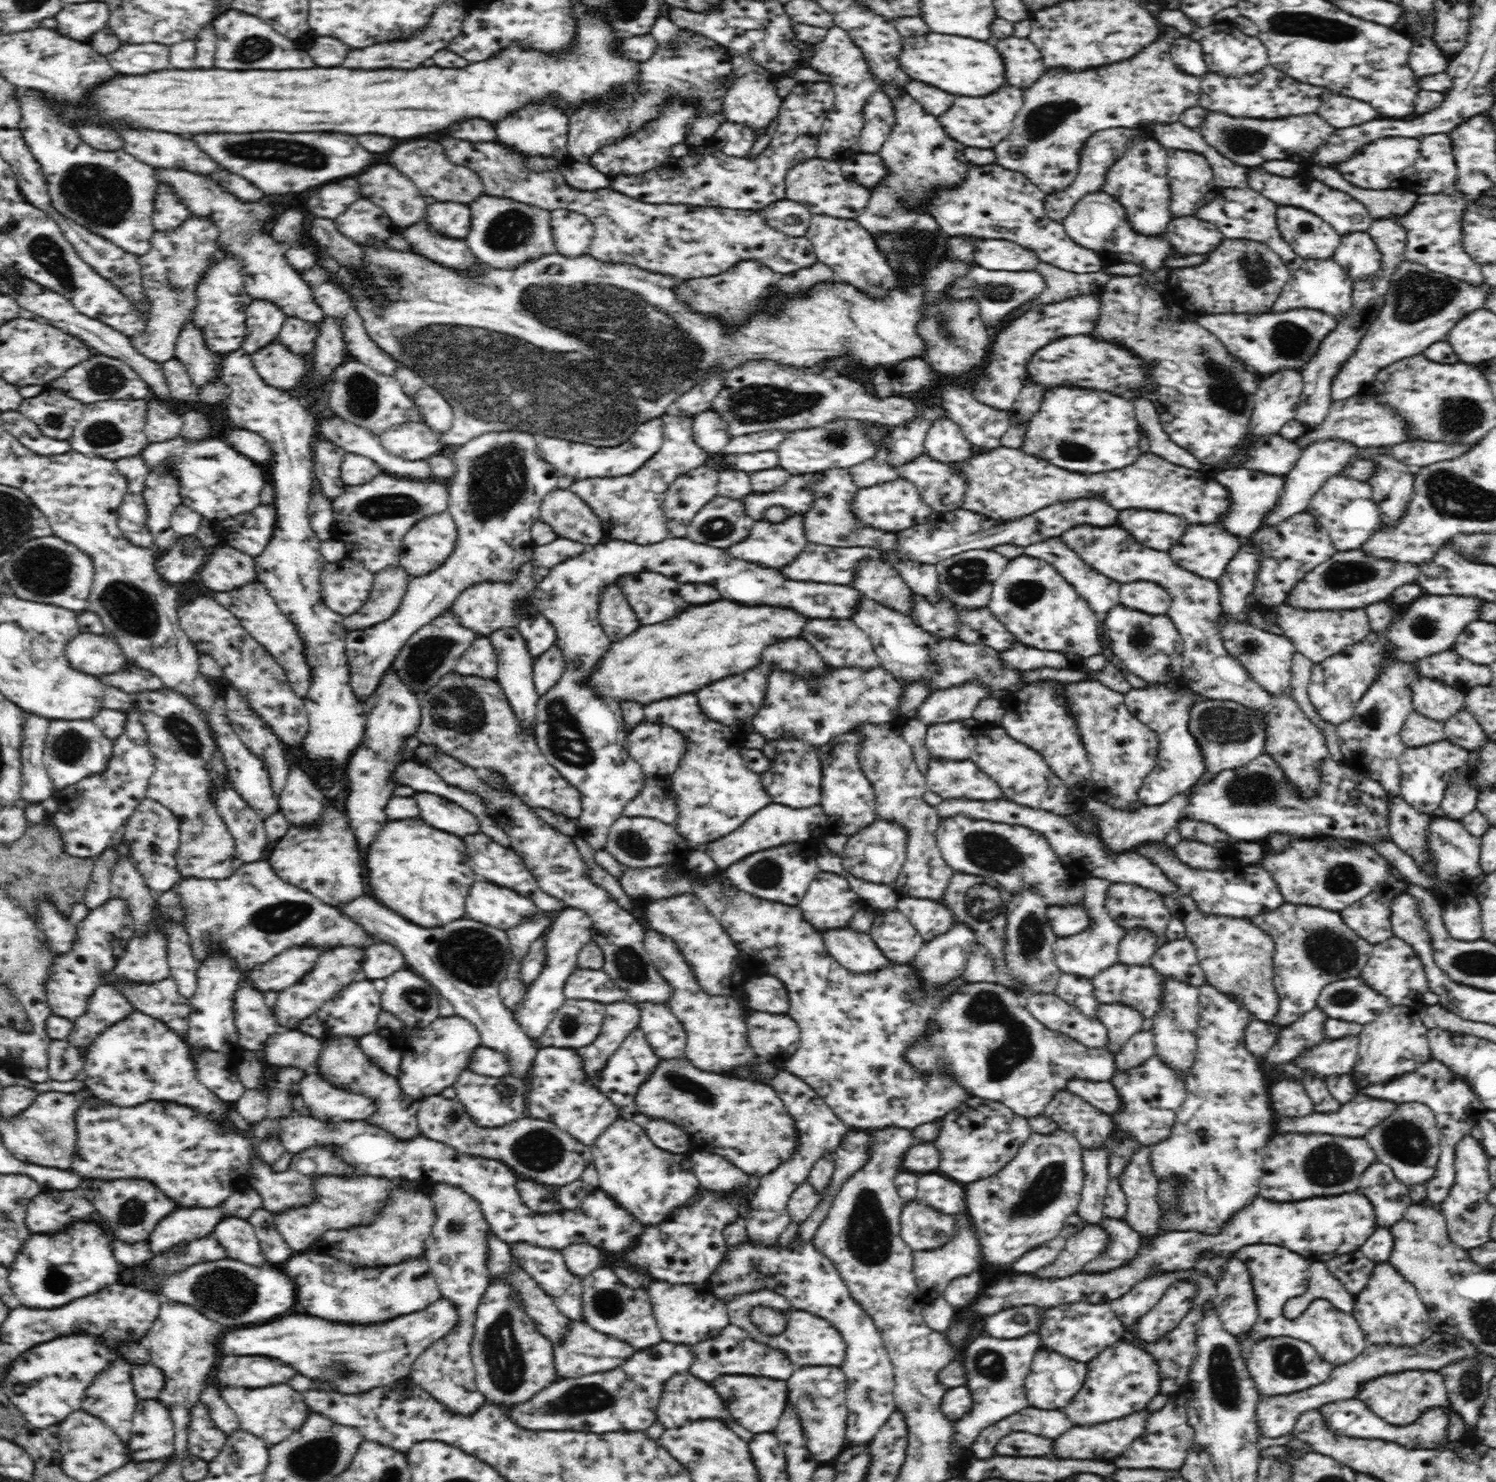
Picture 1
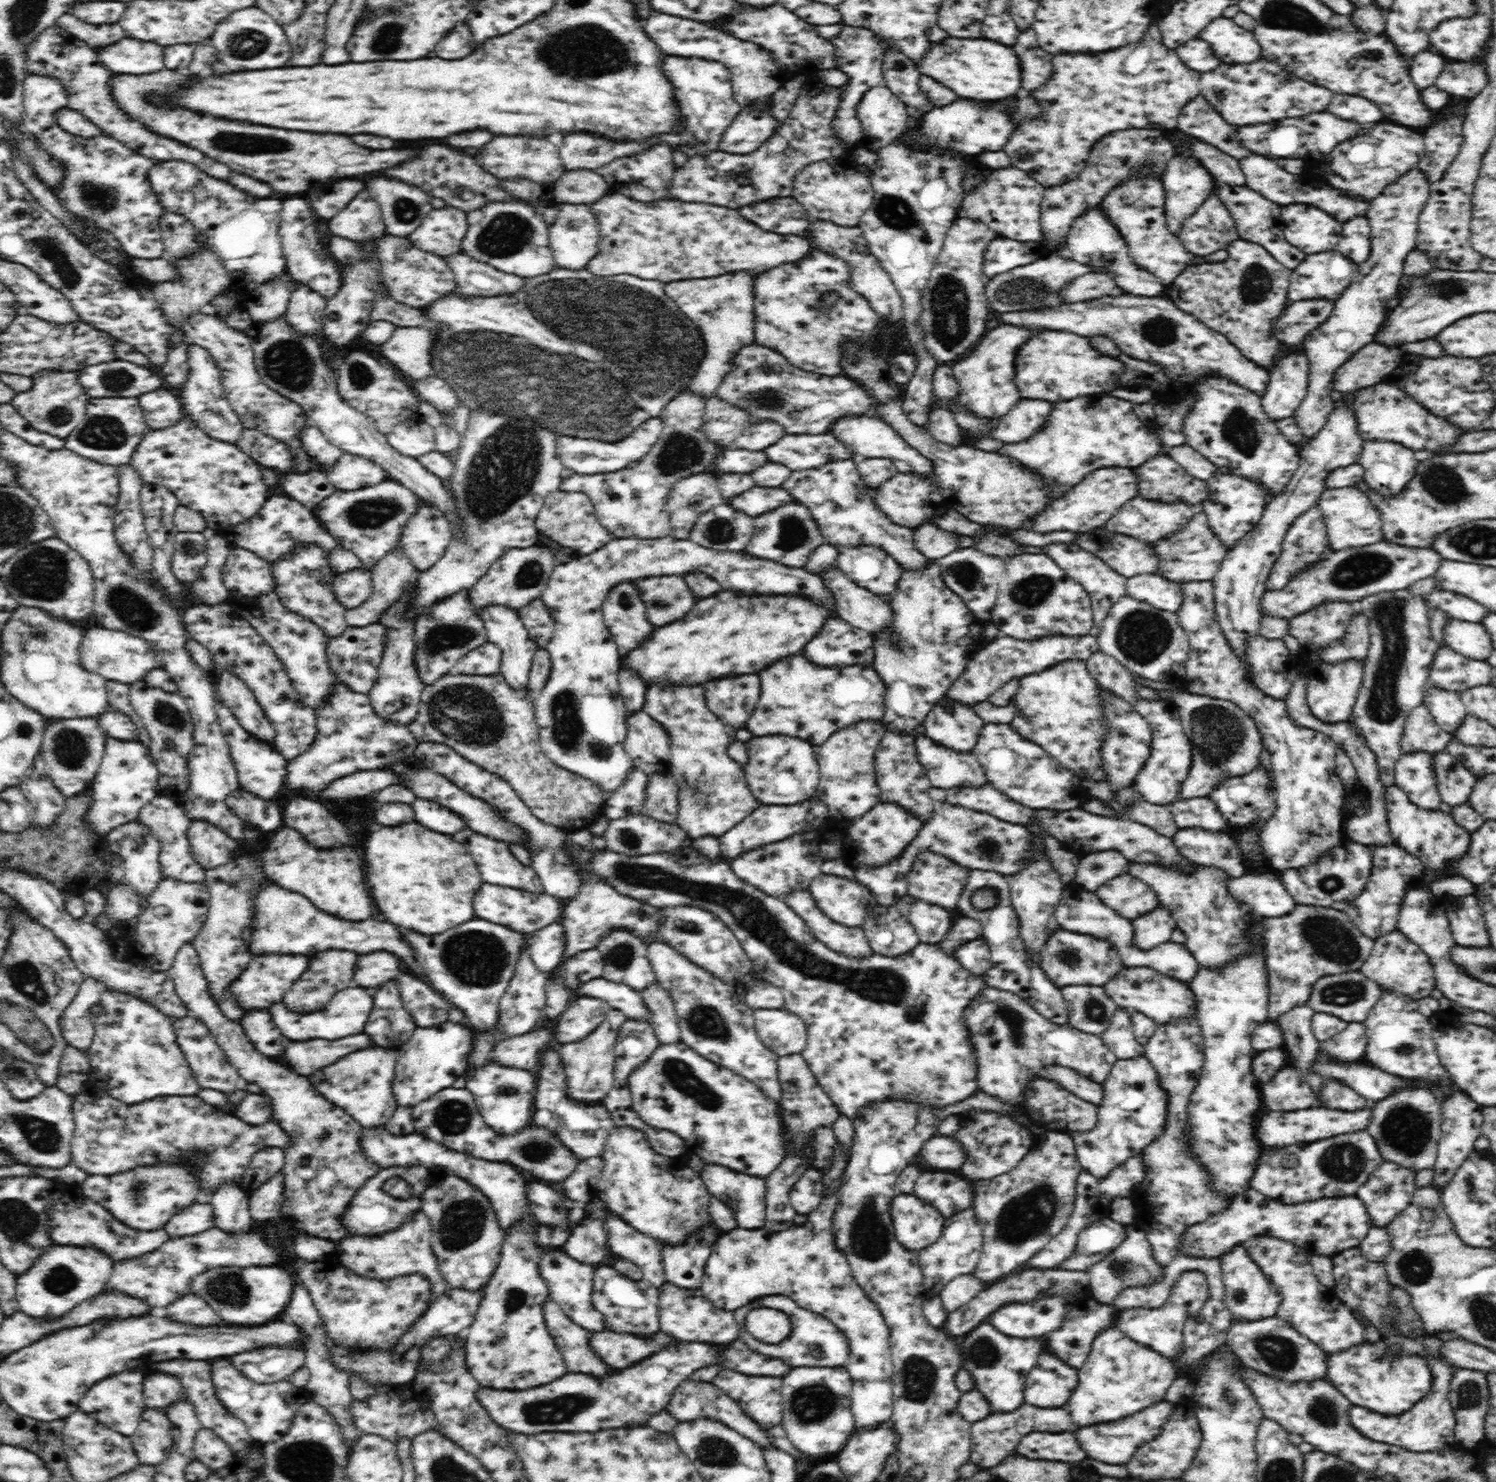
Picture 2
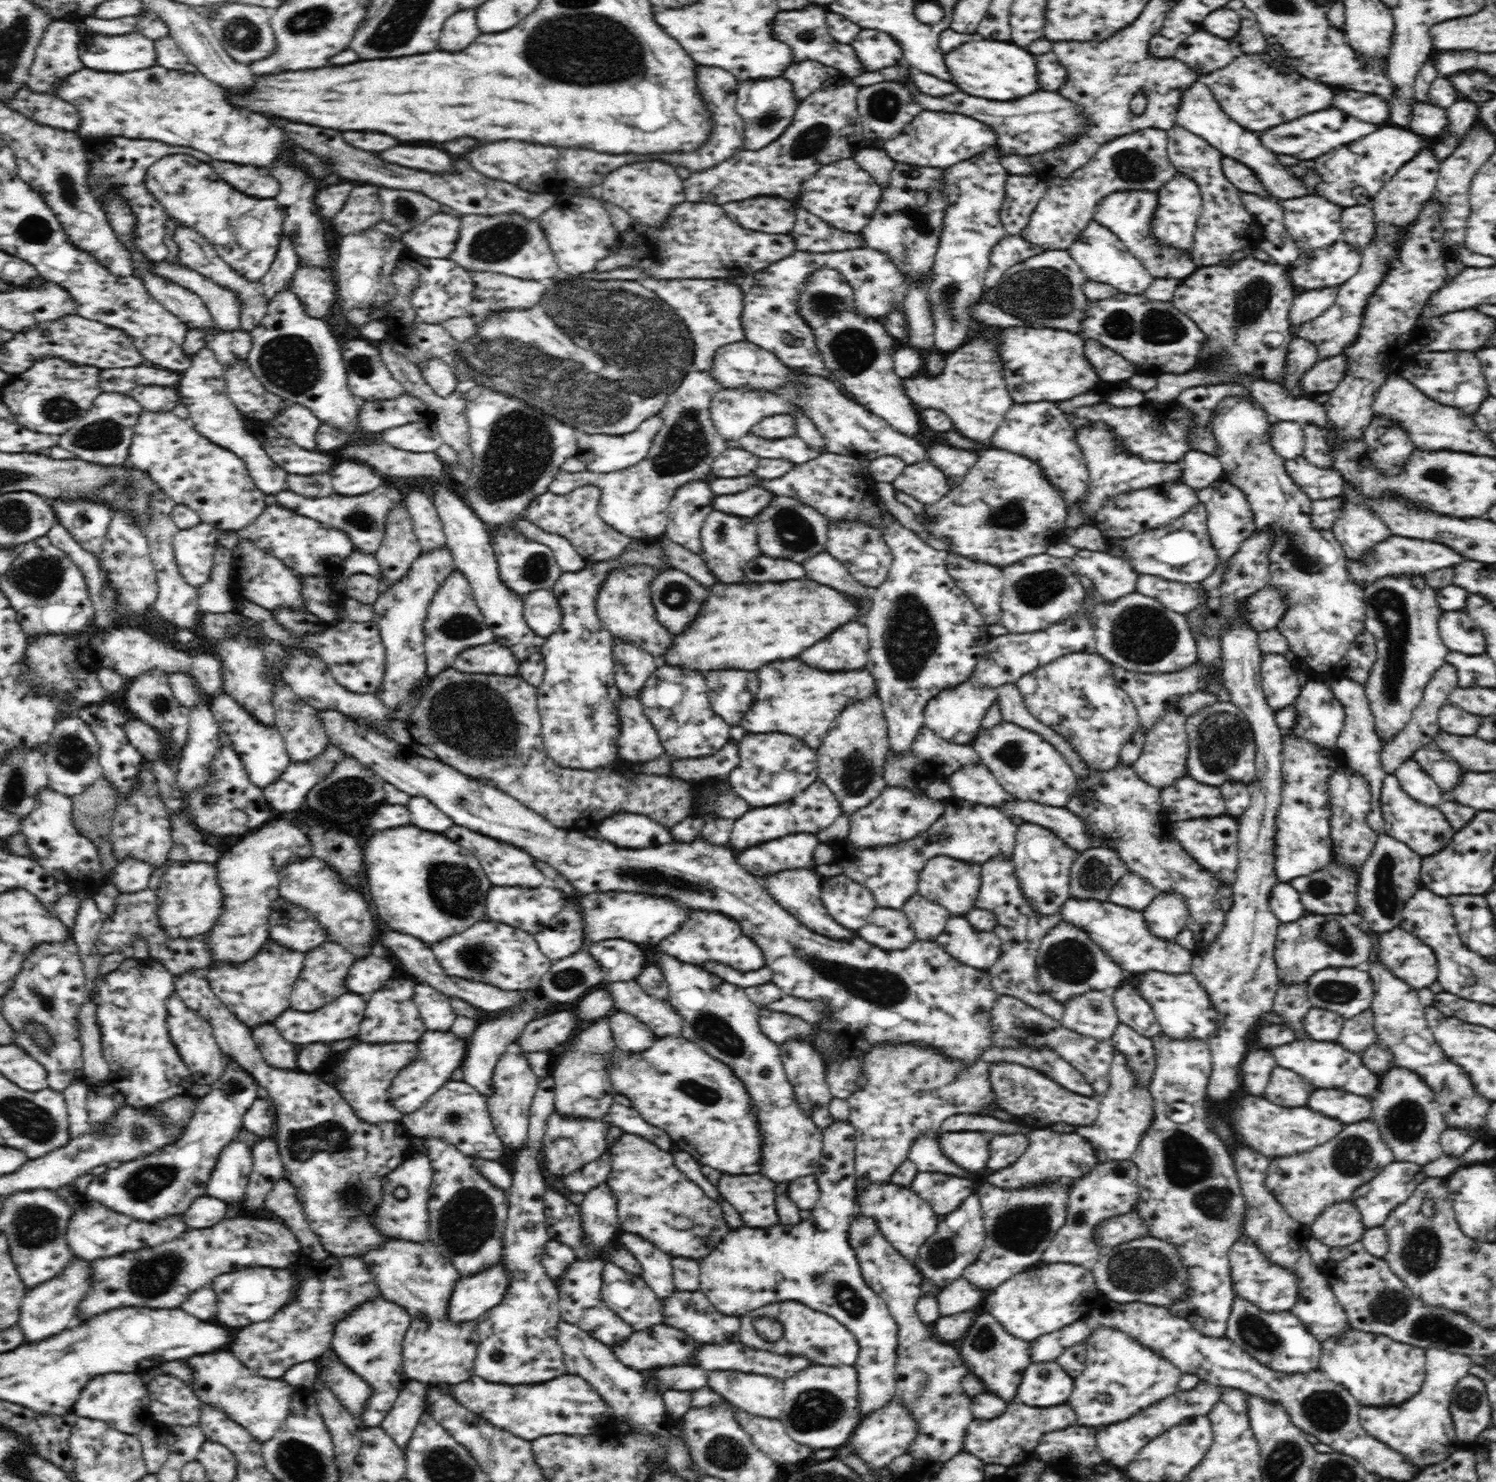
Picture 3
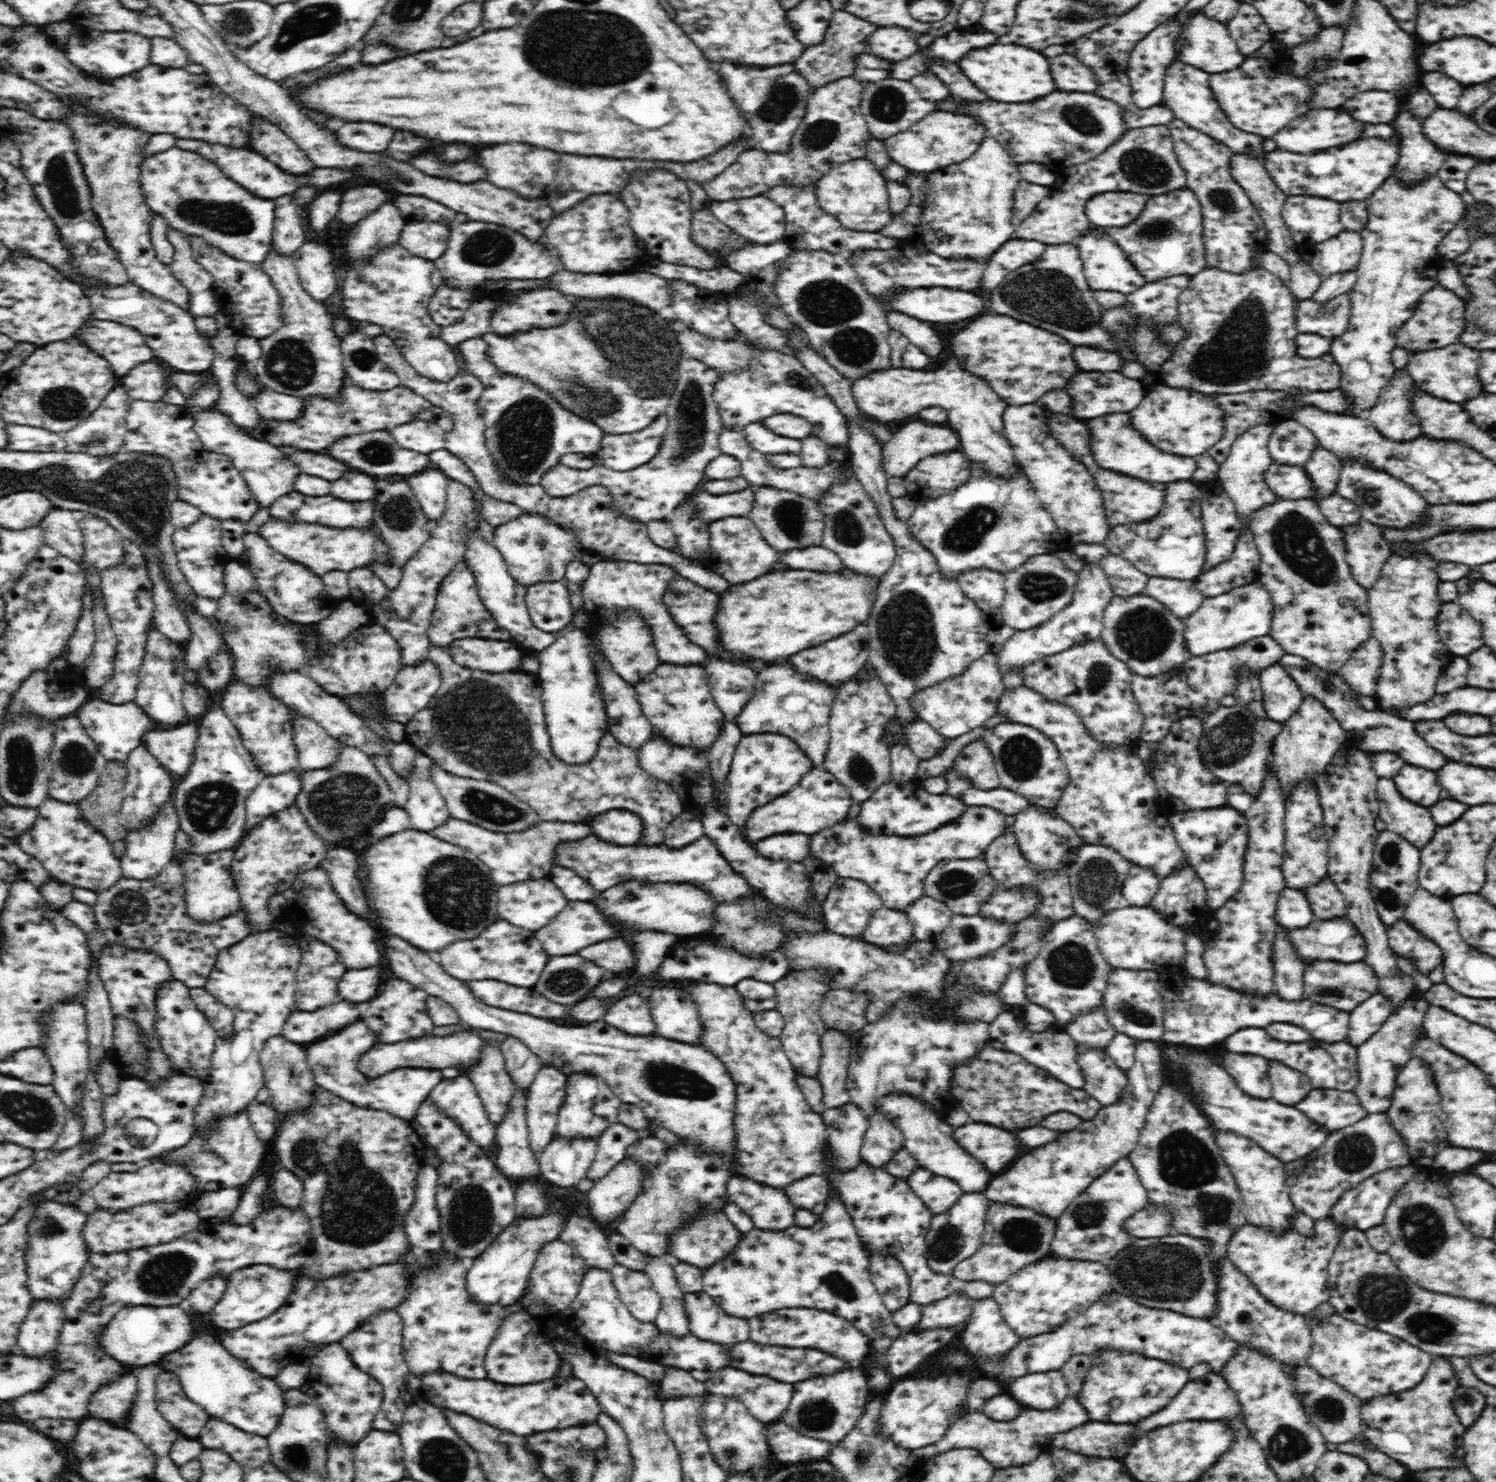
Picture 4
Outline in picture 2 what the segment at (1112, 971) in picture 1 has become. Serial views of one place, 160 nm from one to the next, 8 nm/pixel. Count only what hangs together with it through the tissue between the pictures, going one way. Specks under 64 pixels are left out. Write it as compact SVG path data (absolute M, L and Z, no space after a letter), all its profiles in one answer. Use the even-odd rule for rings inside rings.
M1126 967L1115 974L1104 986L1106 994L1119 1008L1137 1010L1157 1024L1177 1021L1180 1017L1196 1017L1197 1006L1190 983L1166 976L1148 967Z

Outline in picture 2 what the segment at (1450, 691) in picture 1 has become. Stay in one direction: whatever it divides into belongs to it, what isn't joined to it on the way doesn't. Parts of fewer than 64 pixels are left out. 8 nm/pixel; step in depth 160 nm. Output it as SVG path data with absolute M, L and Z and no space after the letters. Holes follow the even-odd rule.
M1428 686L1422 703L1432 713L1434 720L1440 724L1440 728L1446 732L1454 732L1468 715L1456 692L1436 686Z

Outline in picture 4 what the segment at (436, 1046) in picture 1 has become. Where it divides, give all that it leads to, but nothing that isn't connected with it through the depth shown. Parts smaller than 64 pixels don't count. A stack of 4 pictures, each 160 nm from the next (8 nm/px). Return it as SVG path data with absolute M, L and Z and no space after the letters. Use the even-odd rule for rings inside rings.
M356 1022L356 1024L348 1026L346 1030L330 1036L328 1040L322 1040L322 1042L310 1046L306 1050L306 1056L308 1056L308 1066L315 1084L356 1106L384 1110L410 1122L415 1119L422 1102L444 1079L442 1071L440 1069L396 1068L378 1078L366 1078L365 1074L357 1069L356 1064L358 1064L360 1056L366 1054L366 1048L376 1042L378 1042L376 1035L368 1030L367 1024Z

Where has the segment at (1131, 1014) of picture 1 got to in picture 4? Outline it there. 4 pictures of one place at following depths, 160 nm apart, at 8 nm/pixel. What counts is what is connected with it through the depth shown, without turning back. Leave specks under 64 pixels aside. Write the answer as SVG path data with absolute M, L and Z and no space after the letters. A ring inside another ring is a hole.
M1139 1041L1133 1067L1127 1071L1128 1084L1113 1105L1101 1107L1094 1120L1081 1122L1074 1130L1063 1132L1052 1142L1040 1148L1030 1148L1030 1152L1020 1156L1010 1170L996 1176L984 1194L994 1202L1030 1208L1057 1220L1095 1178L1134 1150L1149 1106L1166 1081L1162 1058L1163 1042Z

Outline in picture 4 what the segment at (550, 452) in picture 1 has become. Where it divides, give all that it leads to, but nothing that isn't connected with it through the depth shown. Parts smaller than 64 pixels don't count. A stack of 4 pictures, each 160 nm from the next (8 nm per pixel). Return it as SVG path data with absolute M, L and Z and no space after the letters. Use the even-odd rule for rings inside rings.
M658 415L644 430L631 434L604 434L602 448L592 456L595 465L624 472L646 464L659 451L668 428L667 416Z

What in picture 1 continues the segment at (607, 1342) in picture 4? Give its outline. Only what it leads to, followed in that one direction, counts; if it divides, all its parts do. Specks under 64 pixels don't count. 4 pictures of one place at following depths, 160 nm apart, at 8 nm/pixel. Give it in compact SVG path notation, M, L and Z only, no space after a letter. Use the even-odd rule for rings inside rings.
M517 1242L509 1244L513 1260L518 1263L526 1273L538 1284L538 1287L554 1299L554 1304L570 1321L584 1322L582 1315L582 1284L580 1277L568 1271L566 1260L562 1258L562 1252L555 1249L546 1249L546 1247L527 1242Z

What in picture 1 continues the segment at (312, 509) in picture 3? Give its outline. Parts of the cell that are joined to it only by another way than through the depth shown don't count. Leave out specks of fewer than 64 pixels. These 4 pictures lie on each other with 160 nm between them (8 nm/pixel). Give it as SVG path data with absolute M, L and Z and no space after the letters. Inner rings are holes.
M386 474L376 476L368 484L348 486L332 503L334 538L346 545L348 558L361 562L374 574L398 567L401 540L422 518L448 511L448 490L434 481L414 481Z

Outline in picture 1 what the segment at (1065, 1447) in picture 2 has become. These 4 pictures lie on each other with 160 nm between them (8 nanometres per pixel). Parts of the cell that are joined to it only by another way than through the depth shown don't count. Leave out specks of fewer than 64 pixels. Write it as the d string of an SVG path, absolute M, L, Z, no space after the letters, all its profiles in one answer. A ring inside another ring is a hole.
M1014 1432L1002 1438L996 1446L996 1454L1004 1456L1048 1456L1052 1452L1052 1440L1032 1436L1026 1432Z

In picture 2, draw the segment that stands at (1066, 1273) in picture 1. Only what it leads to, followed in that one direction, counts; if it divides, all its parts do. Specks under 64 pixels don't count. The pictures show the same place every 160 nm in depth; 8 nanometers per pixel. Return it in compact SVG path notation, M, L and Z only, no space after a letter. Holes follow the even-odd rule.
M1104 1218L1088 1225L1078 1235L1074 1254L1057 1267L1066 1271L1088 1271L1090 1266L1110 1255L1126 1238L1126 1225Z

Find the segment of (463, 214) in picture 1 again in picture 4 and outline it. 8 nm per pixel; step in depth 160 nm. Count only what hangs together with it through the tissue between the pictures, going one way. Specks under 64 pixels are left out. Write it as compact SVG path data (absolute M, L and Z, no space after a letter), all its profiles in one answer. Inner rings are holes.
M442 222L405 224L399 244L414 256L435 261L444 254L449 241L449 225Z

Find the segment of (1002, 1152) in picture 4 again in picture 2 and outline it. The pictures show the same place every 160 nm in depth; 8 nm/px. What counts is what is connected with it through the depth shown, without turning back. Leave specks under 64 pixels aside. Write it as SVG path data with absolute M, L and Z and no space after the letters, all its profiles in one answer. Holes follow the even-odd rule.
M934 1136L922 1146L919 1156L932 1168L958 1168L965 1161L966 1153L960 1144L948 1136Z

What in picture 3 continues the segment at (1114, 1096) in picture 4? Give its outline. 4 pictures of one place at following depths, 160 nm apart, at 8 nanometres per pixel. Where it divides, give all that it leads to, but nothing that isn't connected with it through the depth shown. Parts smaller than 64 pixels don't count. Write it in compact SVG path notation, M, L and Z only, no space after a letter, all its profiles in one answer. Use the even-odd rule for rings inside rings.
M998 995L990 1011L991 1045L998 1049L1022 1049L1023 1046L1048 1046L1058 1057L1062 1057L1077 1068L1094 1089L1095 1094L1106 1094L1109 1087L1109 1072L1115 1049L1109 1041L1101 1041L1078 1034L1054 1020L1041 1010L1027 1005L1014 996Z

